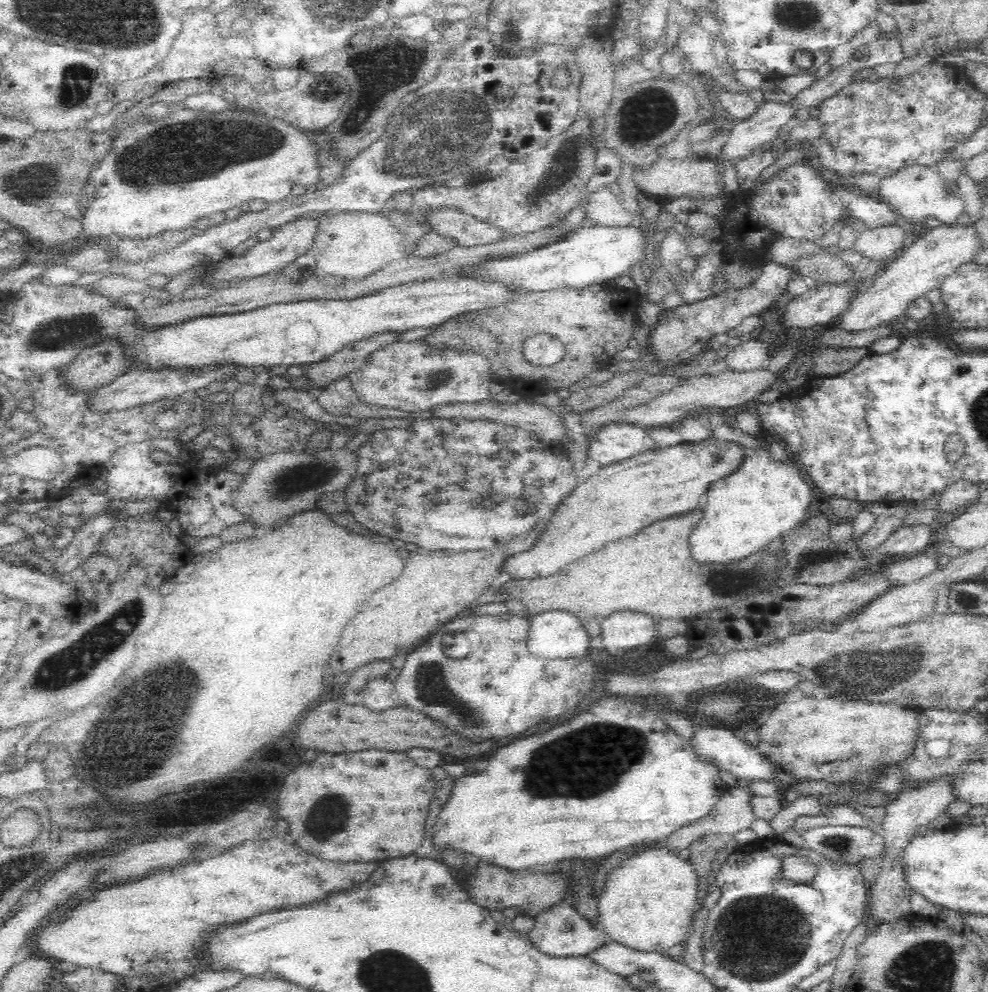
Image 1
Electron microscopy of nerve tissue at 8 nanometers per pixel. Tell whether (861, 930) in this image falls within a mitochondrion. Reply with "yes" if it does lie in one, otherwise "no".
no

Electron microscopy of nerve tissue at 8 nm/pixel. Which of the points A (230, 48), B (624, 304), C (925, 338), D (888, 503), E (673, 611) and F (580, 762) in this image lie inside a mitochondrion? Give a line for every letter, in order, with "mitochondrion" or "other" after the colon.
A: other
B: other
C: other
D: other
E: other
F: mitochondrion

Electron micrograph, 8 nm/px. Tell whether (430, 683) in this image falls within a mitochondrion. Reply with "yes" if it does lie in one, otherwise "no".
yes

